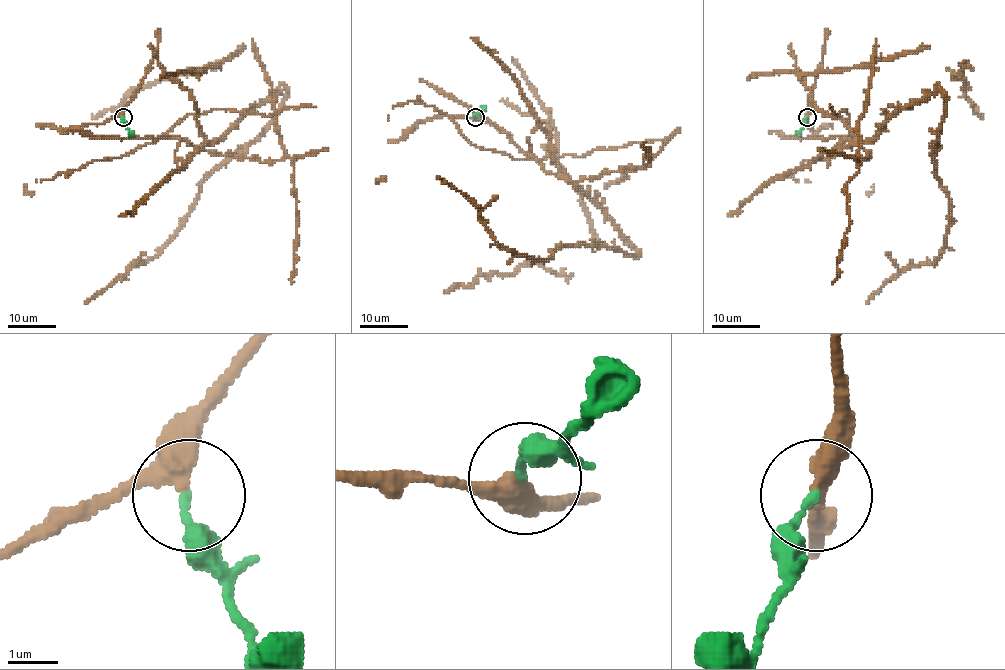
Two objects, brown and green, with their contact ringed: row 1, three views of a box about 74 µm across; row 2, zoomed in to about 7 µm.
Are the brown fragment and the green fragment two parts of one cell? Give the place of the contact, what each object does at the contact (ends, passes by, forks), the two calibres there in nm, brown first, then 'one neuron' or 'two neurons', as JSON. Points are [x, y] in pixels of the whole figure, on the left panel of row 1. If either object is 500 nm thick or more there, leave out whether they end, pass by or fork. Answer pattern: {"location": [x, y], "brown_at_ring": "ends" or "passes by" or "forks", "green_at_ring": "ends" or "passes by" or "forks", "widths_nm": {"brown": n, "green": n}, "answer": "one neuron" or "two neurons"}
{"location": [123, 117], "brown_at_ring": "passes by", "green_at_ring": "ends", "widths_nm": {"brown": 340, "green": 200}, "answer": "two neurons"}

